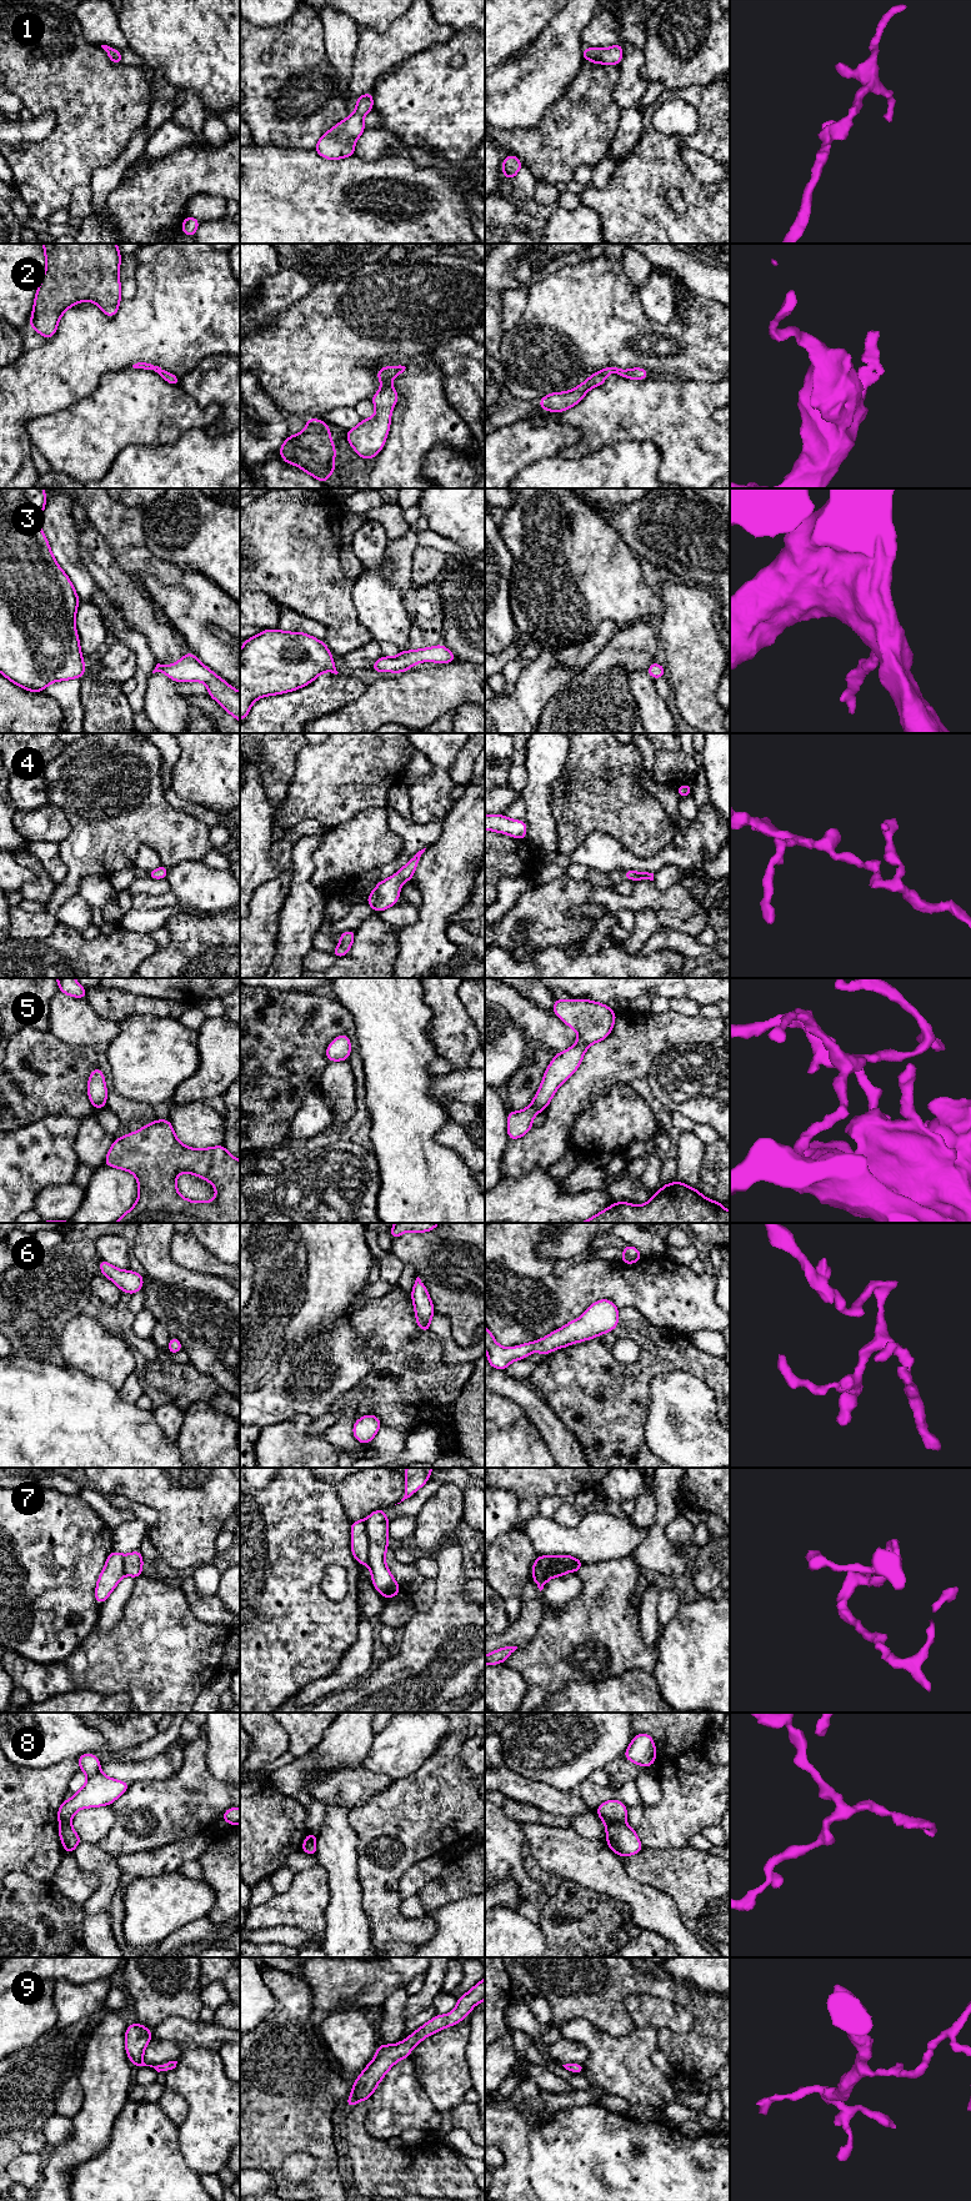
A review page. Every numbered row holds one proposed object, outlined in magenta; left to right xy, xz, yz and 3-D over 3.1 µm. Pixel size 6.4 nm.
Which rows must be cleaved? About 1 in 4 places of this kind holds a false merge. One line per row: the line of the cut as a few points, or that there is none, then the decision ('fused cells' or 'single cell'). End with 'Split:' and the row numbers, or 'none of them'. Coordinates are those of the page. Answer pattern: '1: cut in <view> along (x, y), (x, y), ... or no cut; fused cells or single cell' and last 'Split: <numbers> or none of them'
1: no cut; single cell
2: no cut; single cell
3: no cut; single cell
4: no cut; single cell
5: no cut; single cell
6: no cut; single cell
7: cut in xz along (364, 1520), (368, 1535), (368, 1563); fused cells
8: no cut; single cell
9: no cut; single cell
Split: 7

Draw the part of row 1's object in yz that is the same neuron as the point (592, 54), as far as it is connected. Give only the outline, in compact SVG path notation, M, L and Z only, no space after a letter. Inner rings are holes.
M615 44L609 49L584 47L582 61L589 59L592 64L619 65L622 60L624 47Z

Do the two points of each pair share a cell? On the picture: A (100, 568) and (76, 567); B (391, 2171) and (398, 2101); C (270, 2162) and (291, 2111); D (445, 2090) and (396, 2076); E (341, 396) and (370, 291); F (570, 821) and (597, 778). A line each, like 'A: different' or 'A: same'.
A: different
B: different
C: same
D: different
E: same
F: same

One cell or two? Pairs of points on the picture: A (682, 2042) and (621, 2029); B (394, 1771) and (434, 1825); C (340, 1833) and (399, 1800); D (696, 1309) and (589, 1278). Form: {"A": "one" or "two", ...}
{"A": "one", "B": "two", "C": "two", "D": "one"}

